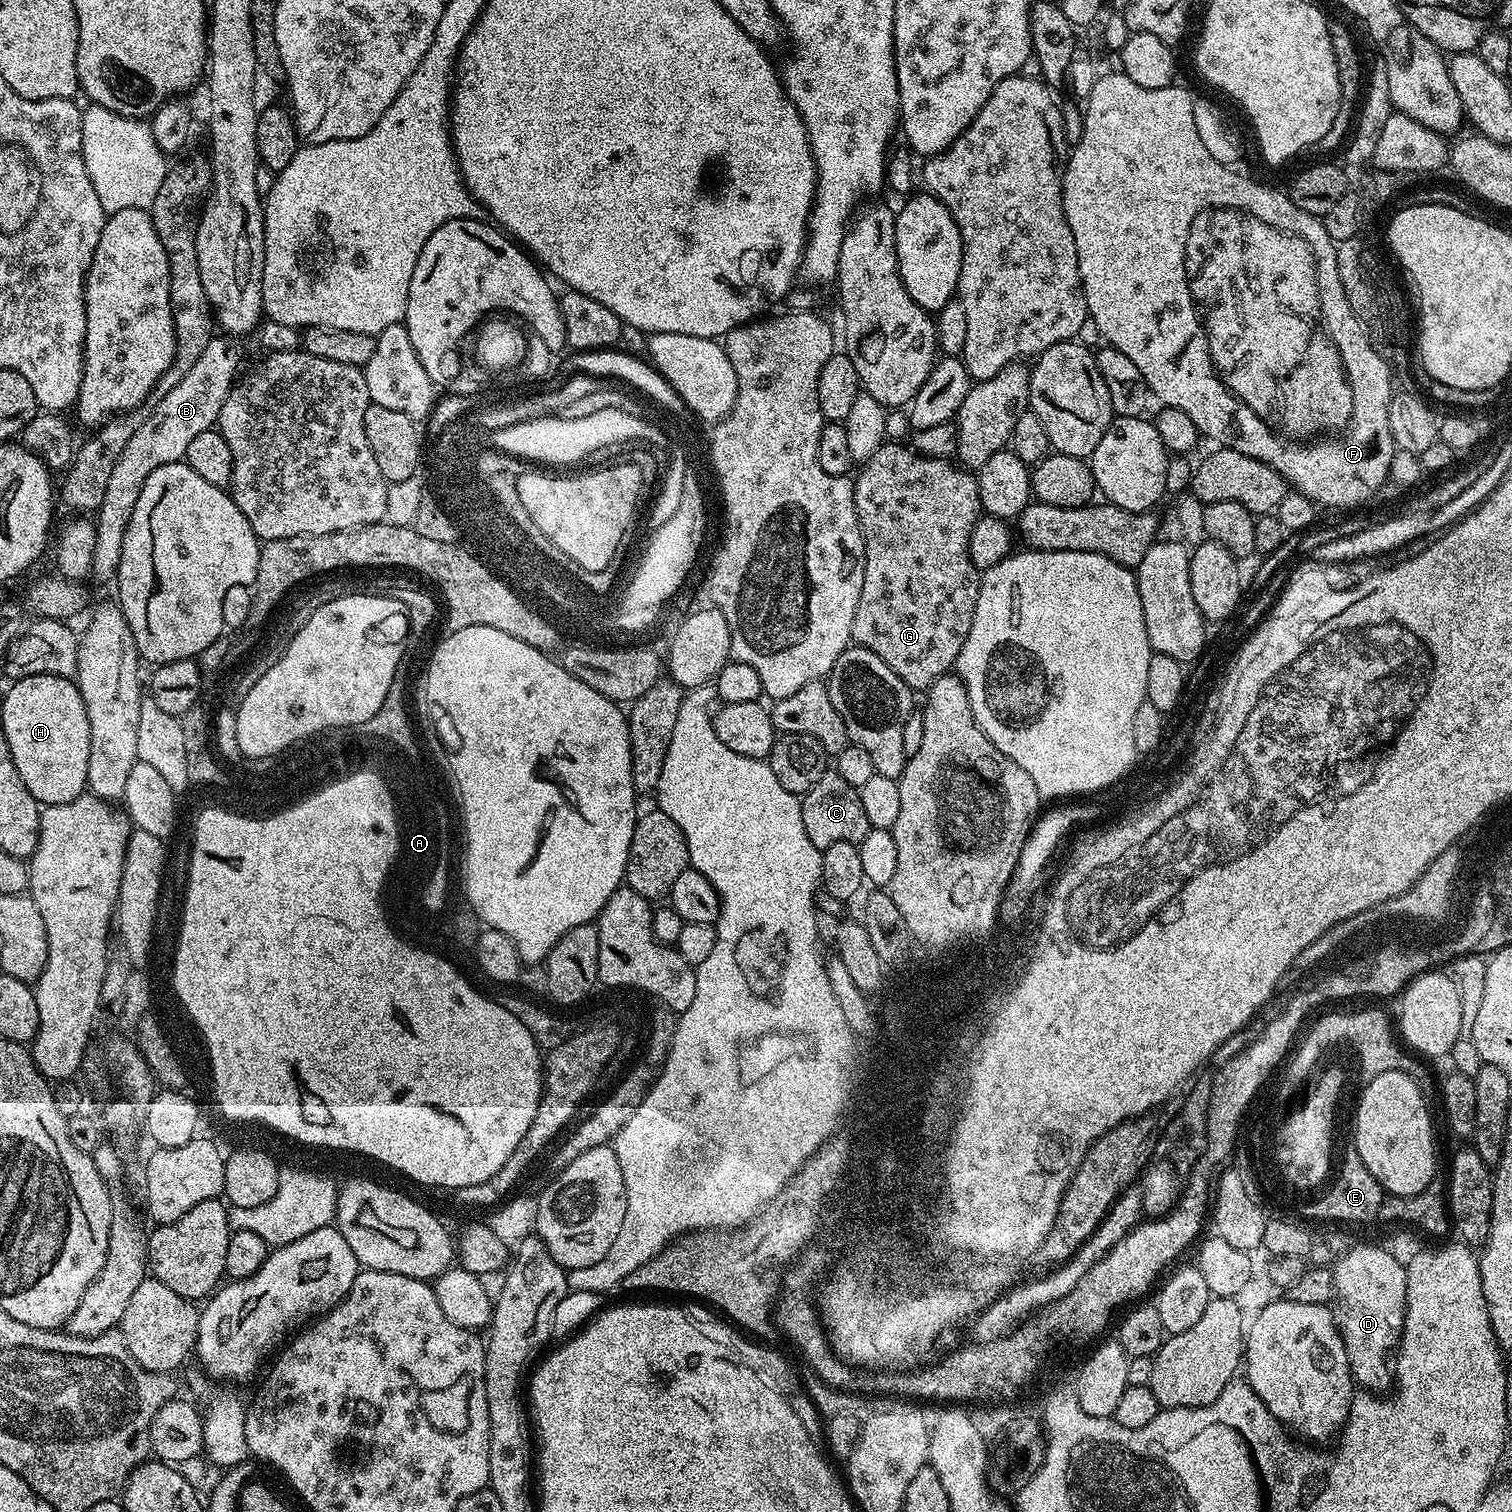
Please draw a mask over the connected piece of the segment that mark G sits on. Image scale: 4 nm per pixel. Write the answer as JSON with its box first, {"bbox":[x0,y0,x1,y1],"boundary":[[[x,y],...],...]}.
{"bbox":[852,443,982,690],"boundary":[[[884,443],[878,450],[874,450],[874,454],[870,454],[868,460],[859,465],[860,473],[858,473],[858,468],[854,476],[852,486],[854,506],[858,514],[860,533],[864,539],[864,577],[862,578],[862,594],[858,594],[858,610],[854,610],[852,639],[859,647],[874,650],[874,654],[878,654],[878,658],[882,658],[882,662],[886,662],[886,666],[890,666],[890,670],[894,670],[894,674],[898,674],[898,678],[902,678],[902,682],[906,682],[908,688],[927,690],[931,688],[935,680],[953,671],[962,646],[966,642],[966,634],[970,634],[970,622],[974,622],[974,606],[978,606],[978,590],[982,572],[970,558],[970,534],[976,523],[980,521],[982,509],[978,482],[969,469],[957,466],[951,459],[939,460],[921,456],[915,448],[907,443],[904,444]]]}

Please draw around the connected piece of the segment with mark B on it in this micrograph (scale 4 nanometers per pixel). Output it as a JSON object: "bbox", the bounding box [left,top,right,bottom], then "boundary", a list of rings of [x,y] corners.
{"bbox":[91,335,240,581],"boundary":[[[213,335],[212,340],[206,342],[206,350],[202,350],[194,366],[190,366],[190,371],[182,377],[182,382],[178,382],[166,398],[159,400],[151,409],[152,413],[149,411],[134,434],[130,434],[130,442],[126,442],[126,450],[118,454],[118,462],[114,462],[114,470],[106,484],[106,494],[94,514],[96,541],[91,579],[111,581],[115,577],[122,558],[126,526],[130,526],[130,514],[134,514],[146,478],[150,478],[158,466],[181,463],[190,442],[194,442],[198,434],[217,427],[222,402],[226,402],[226,394],[238,376],[236,367],[240,364],[240,348],[235,343],[239,344],[231,335]]]}

